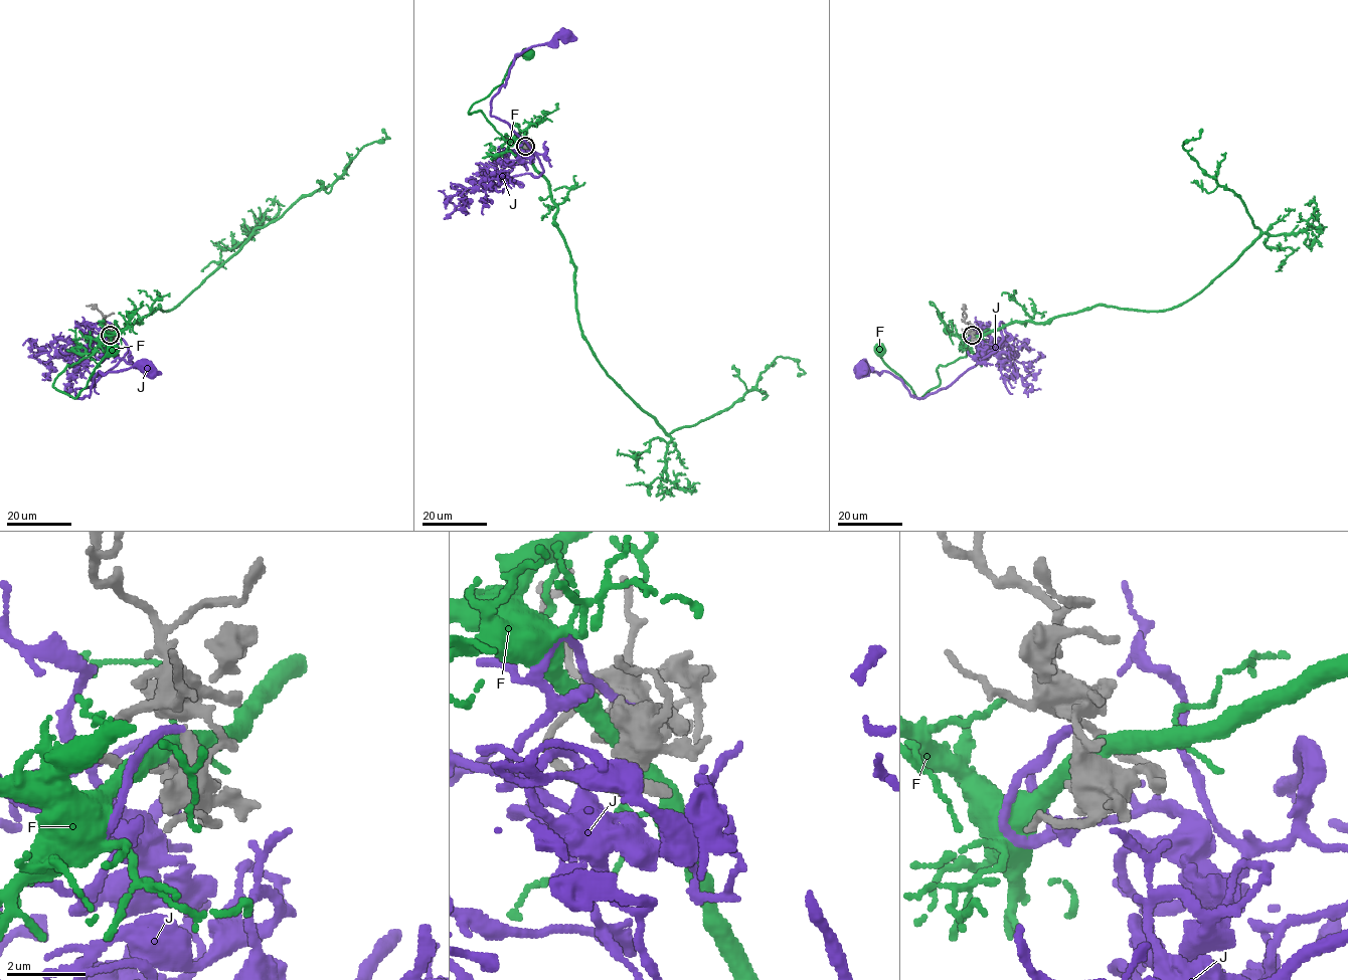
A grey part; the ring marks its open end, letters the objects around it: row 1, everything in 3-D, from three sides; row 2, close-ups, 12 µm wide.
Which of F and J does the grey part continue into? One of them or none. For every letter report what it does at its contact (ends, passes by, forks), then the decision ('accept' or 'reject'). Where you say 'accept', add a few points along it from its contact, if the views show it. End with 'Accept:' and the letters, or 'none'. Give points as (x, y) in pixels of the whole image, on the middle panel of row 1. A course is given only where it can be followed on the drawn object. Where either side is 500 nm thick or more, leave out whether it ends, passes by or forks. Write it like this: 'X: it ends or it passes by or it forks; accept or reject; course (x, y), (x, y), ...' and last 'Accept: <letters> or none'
F: it passes by; reject
J: it ends; accept; course (526, 146), (520, 141), (515, 151), (526, 157), (536, 154), (490, 114), (491, 101), (514, 58), (566, 35)
Accept: J

